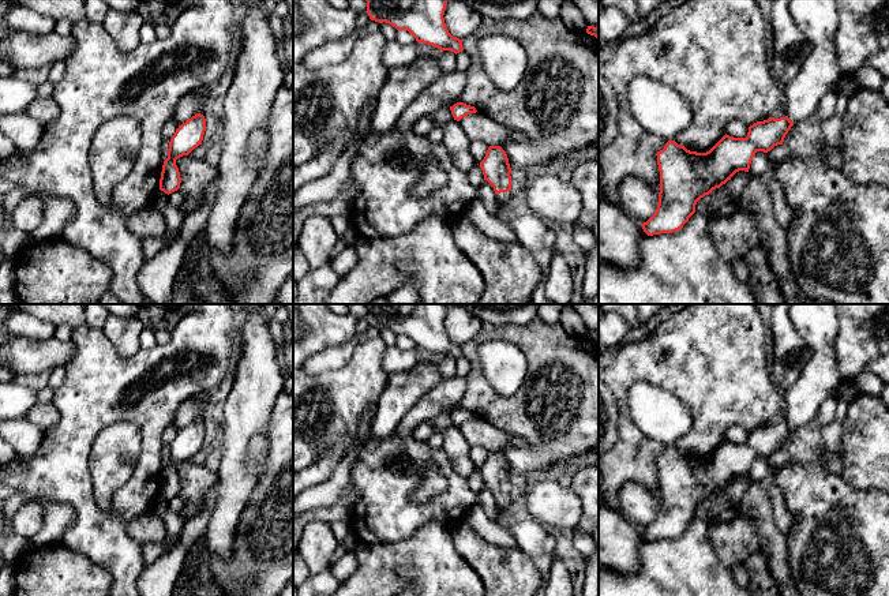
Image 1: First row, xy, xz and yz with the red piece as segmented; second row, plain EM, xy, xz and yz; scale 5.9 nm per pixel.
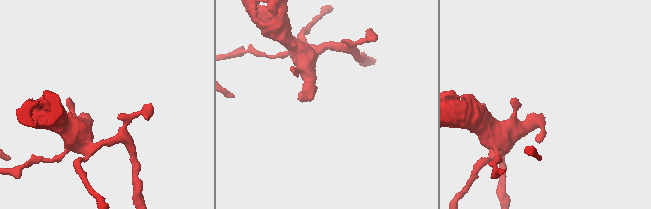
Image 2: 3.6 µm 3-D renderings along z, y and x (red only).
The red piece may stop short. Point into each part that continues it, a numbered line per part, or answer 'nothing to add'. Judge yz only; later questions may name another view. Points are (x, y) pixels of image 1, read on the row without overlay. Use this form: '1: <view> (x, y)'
1: yz (817, 323)

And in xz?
1: xz (503, 503)

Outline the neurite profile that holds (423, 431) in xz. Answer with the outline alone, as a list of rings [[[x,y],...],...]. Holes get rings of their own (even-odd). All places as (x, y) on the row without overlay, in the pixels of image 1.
[[[425,420],[415,428],[412,436],[419,441],[427,441],[436,430],[436,426],[431,420]]]

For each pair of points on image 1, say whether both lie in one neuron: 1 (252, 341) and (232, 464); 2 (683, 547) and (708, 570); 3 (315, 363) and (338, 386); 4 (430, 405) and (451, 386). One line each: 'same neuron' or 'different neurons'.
1: same neuron
2: same neuron
3: different neurons
4: same neuron

